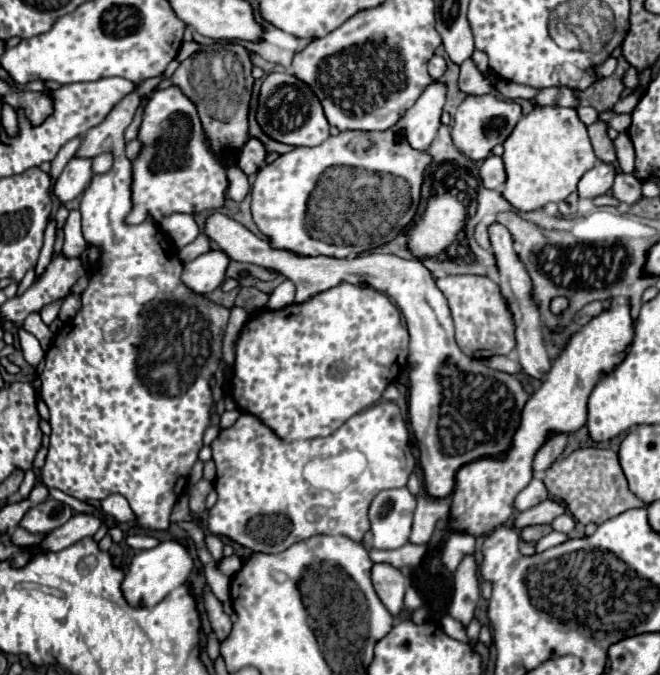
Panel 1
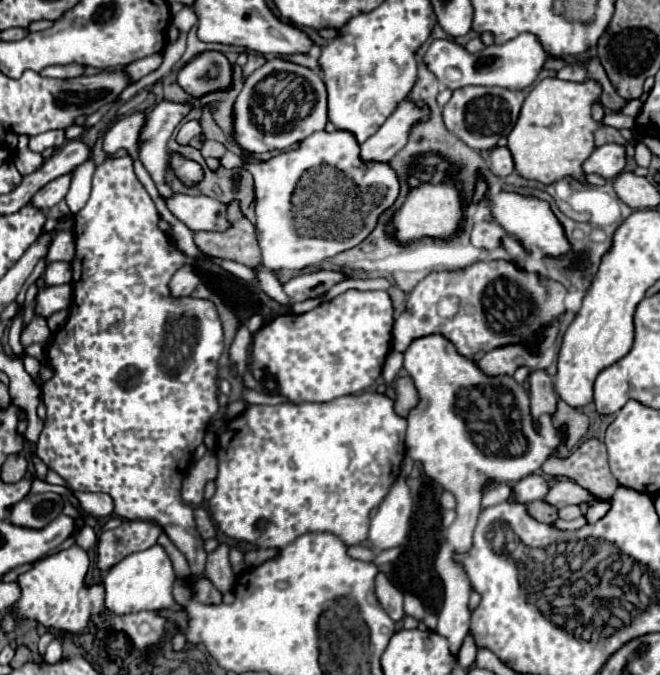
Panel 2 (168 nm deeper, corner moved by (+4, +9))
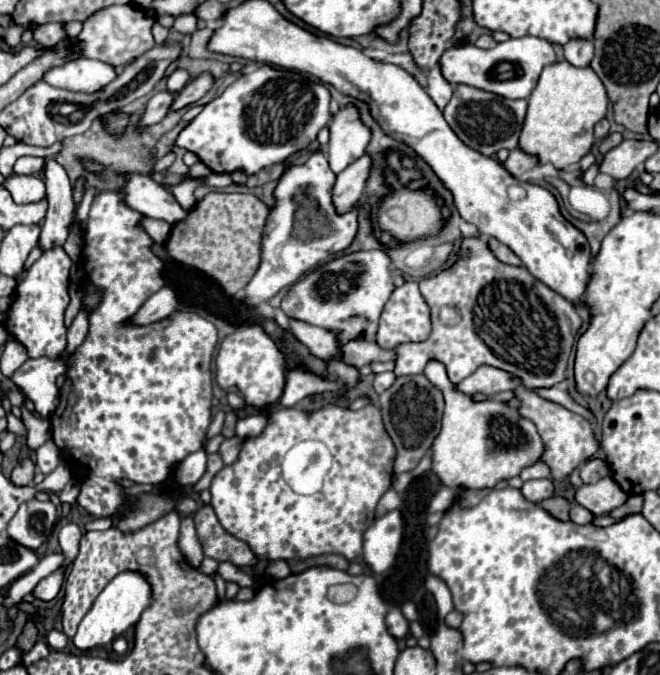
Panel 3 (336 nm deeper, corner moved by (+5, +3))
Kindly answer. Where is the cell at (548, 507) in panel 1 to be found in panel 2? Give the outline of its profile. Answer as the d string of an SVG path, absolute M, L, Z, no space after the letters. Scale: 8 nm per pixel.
M560 479L556 485L550 487L550 491L546 493L544 501L554 505L556 509L566 507L566 505L580 505L580 503L592 503L594 497L590 497L590 493L586 493L586 489L582 489L580 485L576 485L570 479Z

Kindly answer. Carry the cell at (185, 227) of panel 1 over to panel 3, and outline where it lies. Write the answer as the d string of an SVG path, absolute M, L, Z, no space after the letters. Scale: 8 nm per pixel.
M201 73L201 75L197 75L197 77L177 95L177 99L175 99L175 103L173 103L171 109L181 109L181 107L185 107L185 105L189 105L189 103L199 101L199 99L213 87L213 83L215 83L215 77L213 77L211 73Z

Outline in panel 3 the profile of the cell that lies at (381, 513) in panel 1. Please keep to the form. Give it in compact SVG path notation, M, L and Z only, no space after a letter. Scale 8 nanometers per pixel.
M391 511L365 531L363 535L363 559L373 573L387 571L401 547L403 539L403 519L399 511Z

